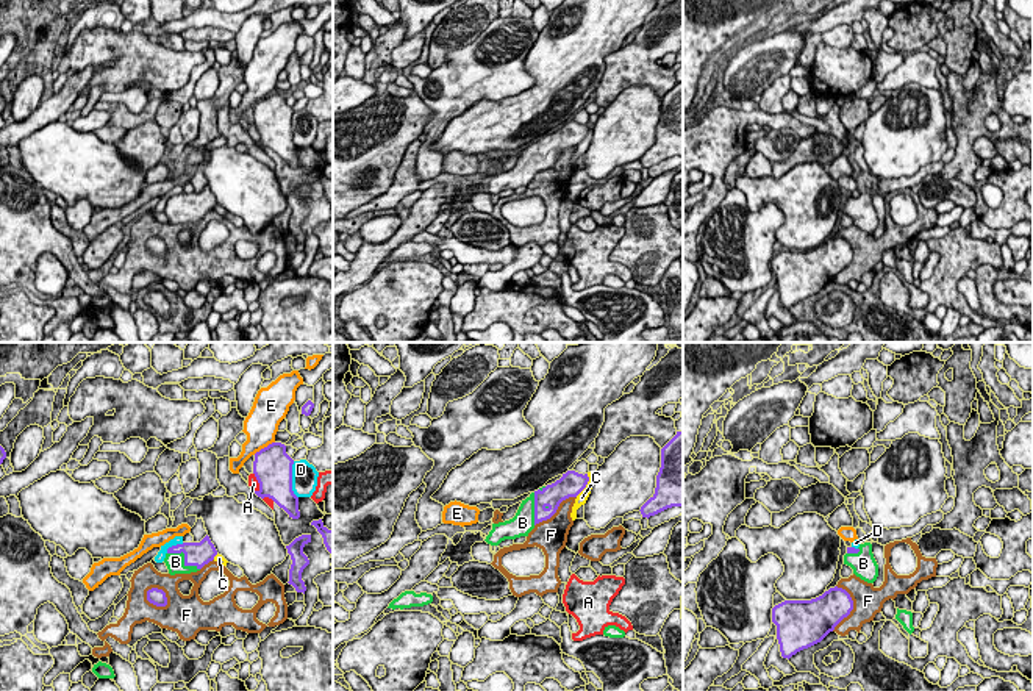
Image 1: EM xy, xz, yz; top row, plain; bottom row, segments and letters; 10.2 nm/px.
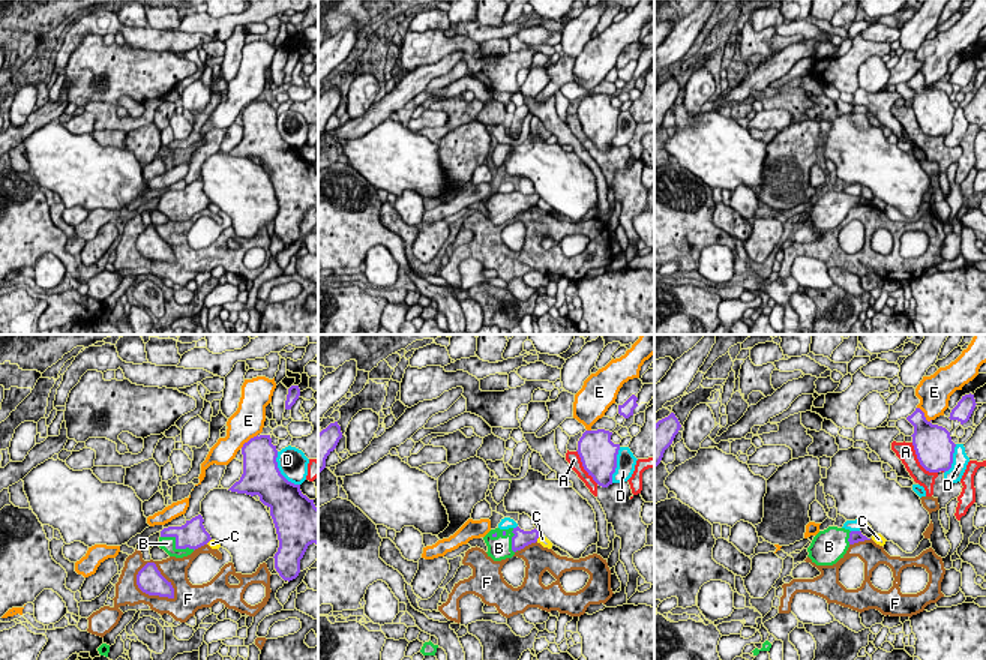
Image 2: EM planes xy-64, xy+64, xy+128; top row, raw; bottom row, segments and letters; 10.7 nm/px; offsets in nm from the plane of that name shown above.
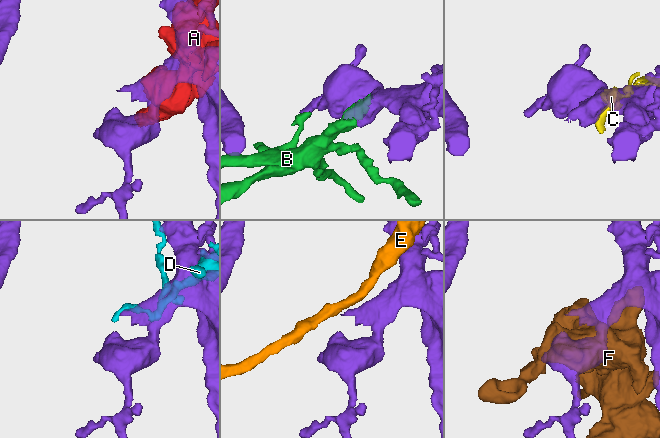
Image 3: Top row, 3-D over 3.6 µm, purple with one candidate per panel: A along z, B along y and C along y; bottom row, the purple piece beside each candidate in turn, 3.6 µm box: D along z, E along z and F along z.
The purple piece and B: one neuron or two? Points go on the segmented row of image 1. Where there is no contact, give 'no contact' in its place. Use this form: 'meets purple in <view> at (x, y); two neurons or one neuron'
meets purple in xy at (185, 558); one neuron

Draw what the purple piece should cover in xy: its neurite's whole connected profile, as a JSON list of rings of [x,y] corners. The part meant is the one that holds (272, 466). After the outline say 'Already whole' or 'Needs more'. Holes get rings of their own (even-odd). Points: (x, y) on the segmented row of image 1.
[[[272,442],[255,453],[253,474],[259,483],[255,494],[272,499],[289,517],[298,519],[298,497],[292,491],[294,460],[286,453],[286,446]]]. Already whole

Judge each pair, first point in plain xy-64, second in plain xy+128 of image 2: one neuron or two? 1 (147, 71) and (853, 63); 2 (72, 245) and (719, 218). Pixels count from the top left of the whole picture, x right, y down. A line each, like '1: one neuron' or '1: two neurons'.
1: one neuron
2: one neuron

